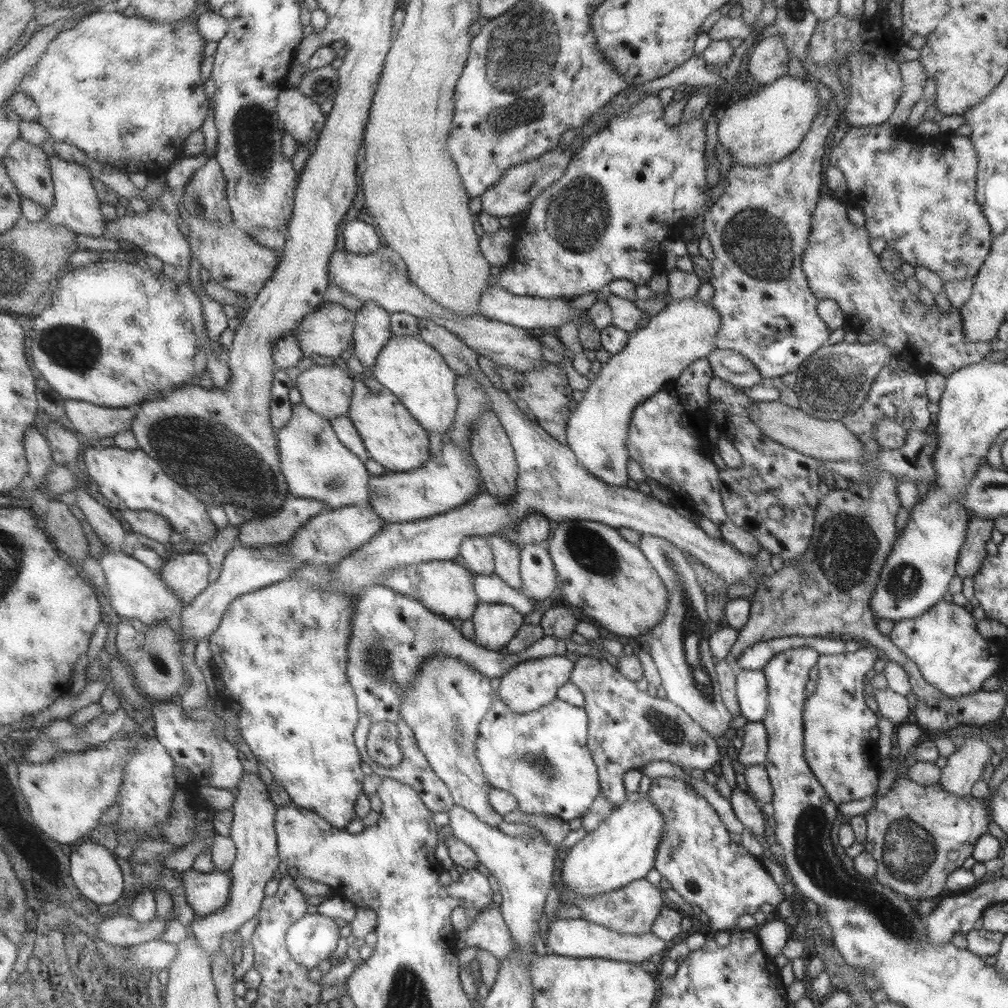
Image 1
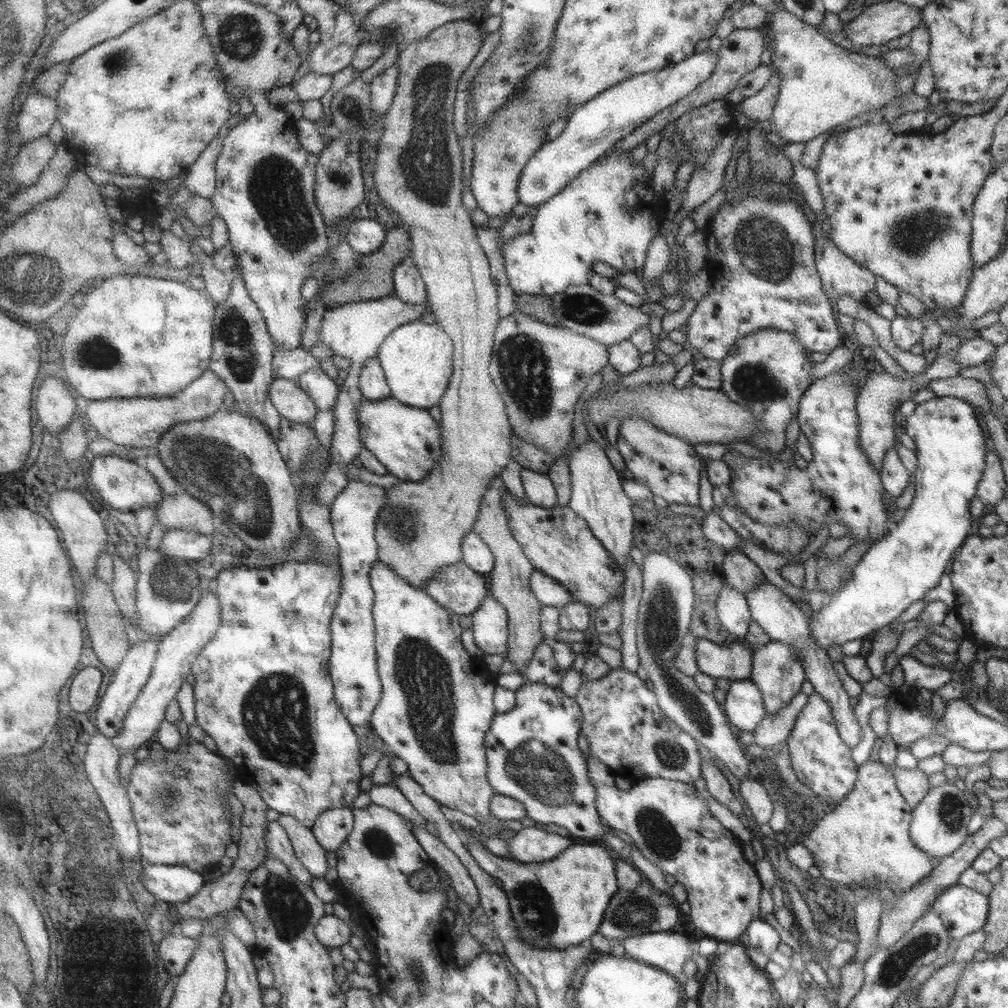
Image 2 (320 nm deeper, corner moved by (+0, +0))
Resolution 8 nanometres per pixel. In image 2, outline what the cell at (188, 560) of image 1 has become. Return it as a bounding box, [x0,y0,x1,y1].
[161,529,210,563]

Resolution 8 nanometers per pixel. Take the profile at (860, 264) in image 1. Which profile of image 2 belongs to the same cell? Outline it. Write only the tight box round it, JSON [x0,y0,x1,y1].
[814,233,875,304]

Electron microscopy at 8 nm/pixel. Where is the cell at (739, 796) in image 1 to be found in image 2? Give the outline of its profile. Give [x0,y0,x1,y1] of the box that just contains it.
[700,760,743,815]

